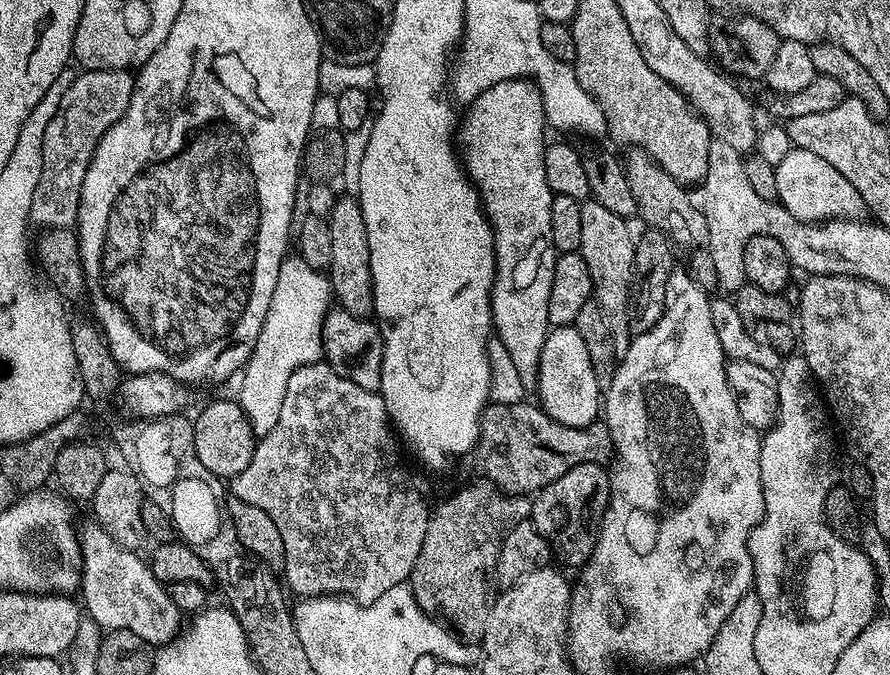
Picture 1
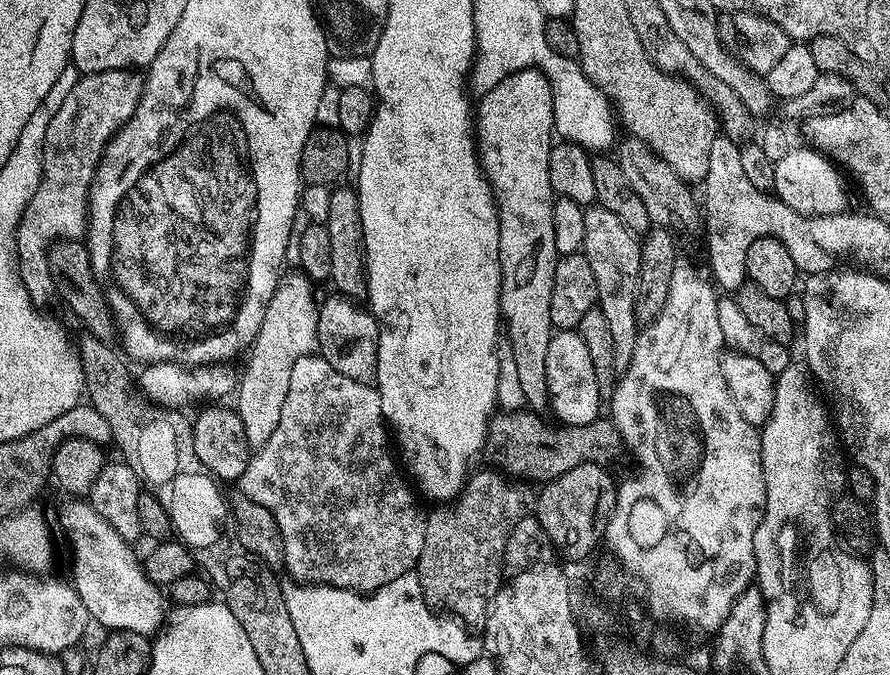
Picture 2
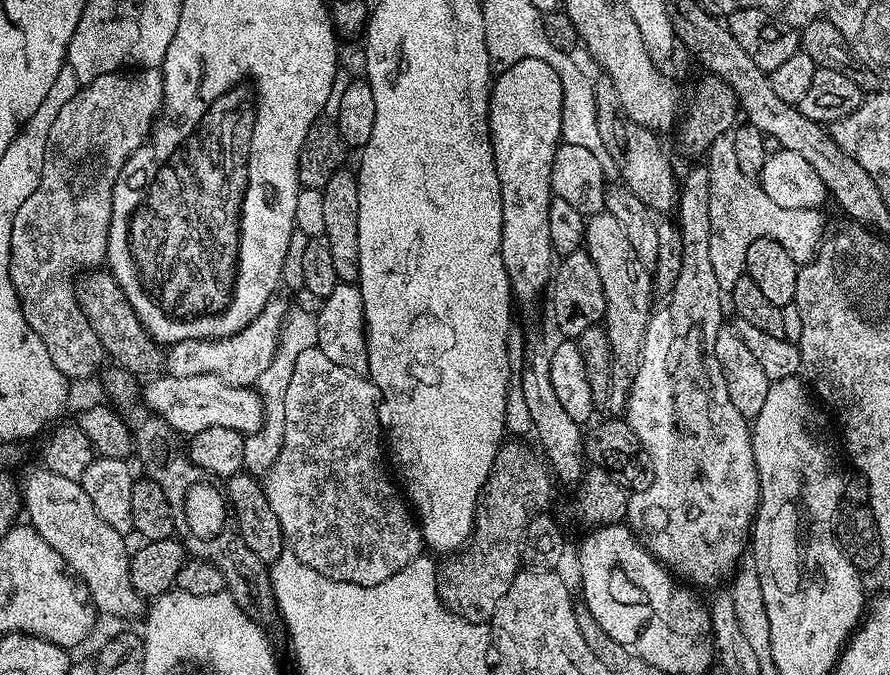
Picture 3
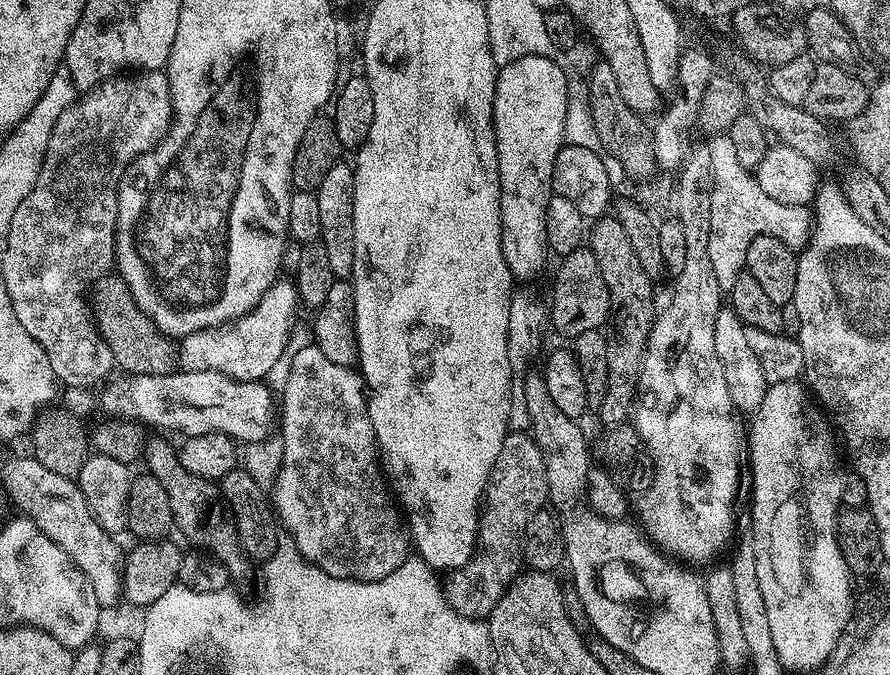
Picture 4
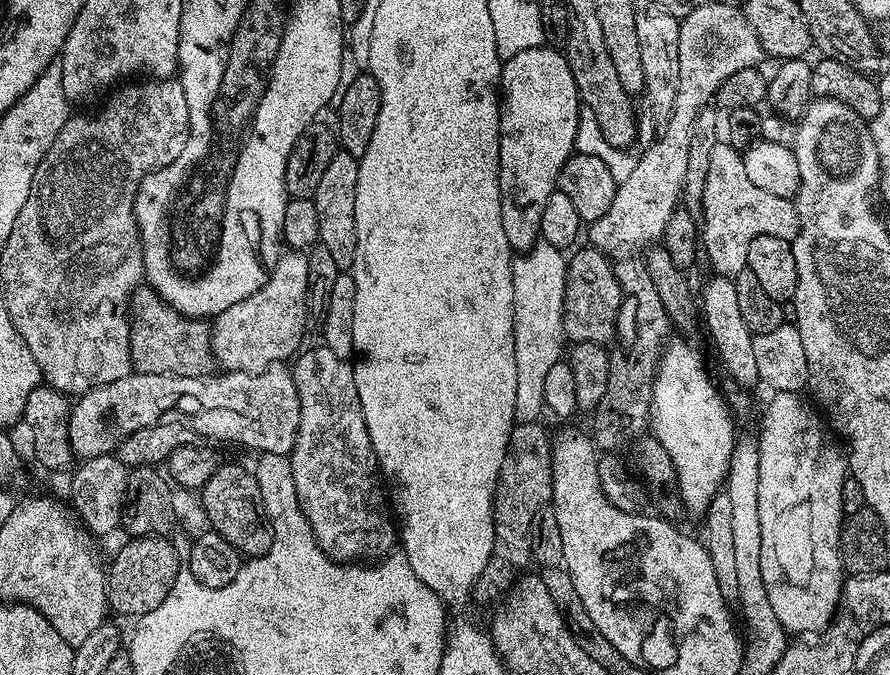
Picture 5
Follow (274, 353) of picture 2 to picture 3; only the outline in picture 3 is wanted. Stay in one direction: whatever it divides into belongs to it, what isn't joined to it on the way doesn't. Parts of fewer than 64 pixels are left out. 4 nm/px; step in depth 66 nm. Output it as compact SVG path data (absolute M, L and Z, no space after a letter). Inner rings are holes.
M289 307L284 315L280 330L279 344L273 361L261 376L257 378L254 391L260 395L262 419L260 429L244 436L244 466L243 471L249 474L263 474L274 466L274 458L278 458L280 447L284 444L286 430L286 386L290 386L290 374L294 374L294 362L298 362L298 354L302 350L316 347L316 317L304 308Z

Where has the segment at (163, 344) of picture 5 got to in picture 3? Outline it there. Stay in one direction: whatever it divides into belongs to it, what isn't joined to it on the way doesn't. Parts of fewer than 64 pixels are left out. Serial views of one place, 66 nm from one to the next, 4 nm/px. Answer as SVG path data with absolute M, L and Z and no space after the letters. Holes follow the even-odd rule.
M107 270L85 271L82 279L77 283L76 297L86 322L90 322L90 330L98 334L98 342L111 359L112 356L116 359L113 361L119 367L133 374L141 374L140 372L156 374L163 369L165 353L161 345L157 344L151 334L140 325L140 320L134 314L126 294L120 289L111 272Z

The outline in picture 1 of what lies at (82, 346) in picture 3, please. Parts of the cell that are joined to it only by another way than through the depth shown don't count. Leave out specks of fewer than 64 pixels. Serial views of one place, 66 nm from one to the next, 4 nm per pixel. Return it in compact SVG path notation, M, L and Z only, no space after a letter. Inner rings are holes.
M94 68L84 70L76 77L76 81L66 90L62 102L58 106L58 114L50 118L50 126L46 126L46 134L42 134L42 178L38 178L38 190L34 190L34 202L30 206L29 221L37 224L37 229L51 230L54 228L71 229L76 223L78 202L82 182L86 178L86 170L96 152L98 142L126 114L130 106L132 91L136 89L133 73L118 68Z

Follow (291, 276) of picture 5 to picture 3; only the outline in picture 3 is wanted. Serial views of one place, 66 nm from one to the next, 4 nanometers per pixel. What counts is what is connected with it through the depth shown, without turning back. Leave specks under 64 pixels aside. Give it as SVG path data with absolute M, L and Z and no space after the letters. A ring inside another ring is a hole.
M273 298L247 326L226 339L187 339L171 345L165 353L163 367L165 373L172 377L197 377L198 374L210 374L230 386L253 387L263 370L266 370L273 361L287 309L287 303L284 304L280 298Z

